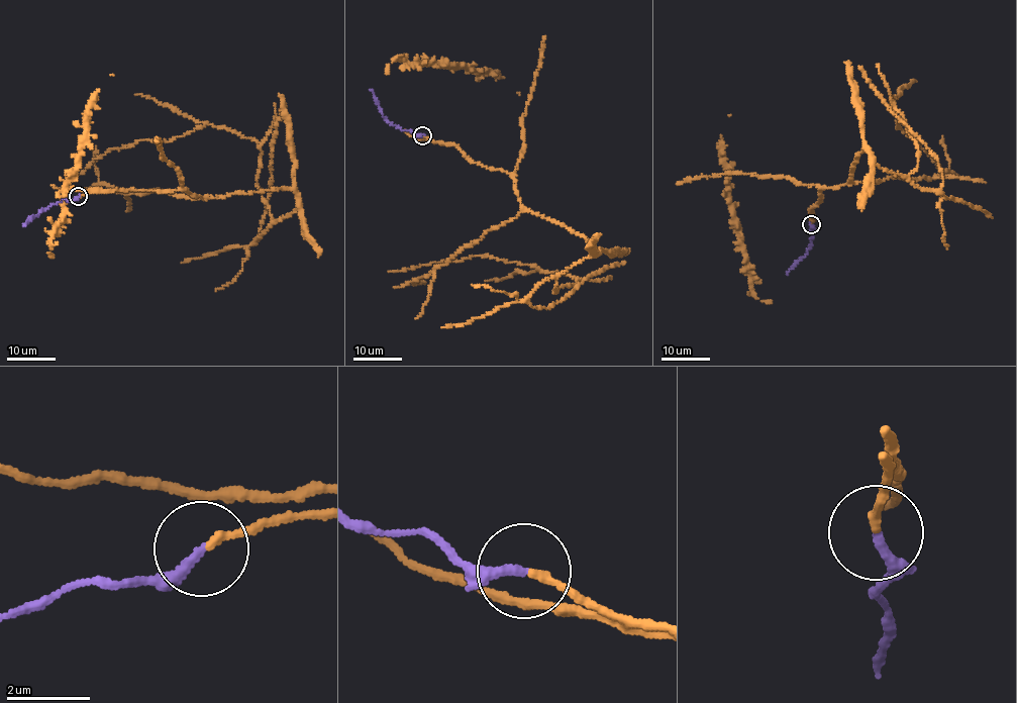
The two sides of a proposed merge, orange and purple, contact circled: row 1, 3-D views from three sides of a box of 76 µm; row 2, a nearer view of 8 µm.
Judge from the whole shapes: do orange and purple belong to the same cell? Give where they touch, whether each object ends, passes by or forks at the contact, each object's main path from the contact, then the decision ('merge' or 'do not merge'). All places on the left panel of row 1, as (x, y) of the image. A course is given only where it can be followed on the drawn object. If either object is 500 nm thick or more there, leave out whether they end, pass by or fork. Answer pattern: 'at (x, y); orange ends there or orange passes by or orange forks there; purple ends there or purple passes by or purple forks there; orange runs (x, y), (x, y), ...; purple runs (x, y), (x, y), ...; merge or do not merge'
at (78, 196); orange ends there; purple ends there; orange runs (79, 196), (292, 189), (297, 205), (274, 221), (258, 185), (260, 144), (209, 123), (108, 149), (69, 178); purple runs (78, 196), (49, 206), (32, 216), (23, 226); merge

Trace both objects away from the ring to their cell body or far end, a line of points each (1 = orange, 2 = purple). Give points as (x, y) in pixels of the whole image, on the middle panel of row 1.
1: (423, 135), (506, 170), (527, 209), (596, 249), (558, 275), (557, 292), (578, 280), (484, 255), (388, 272)
2: (422, 135), (394, 126), (380, 111), (370, 89)

